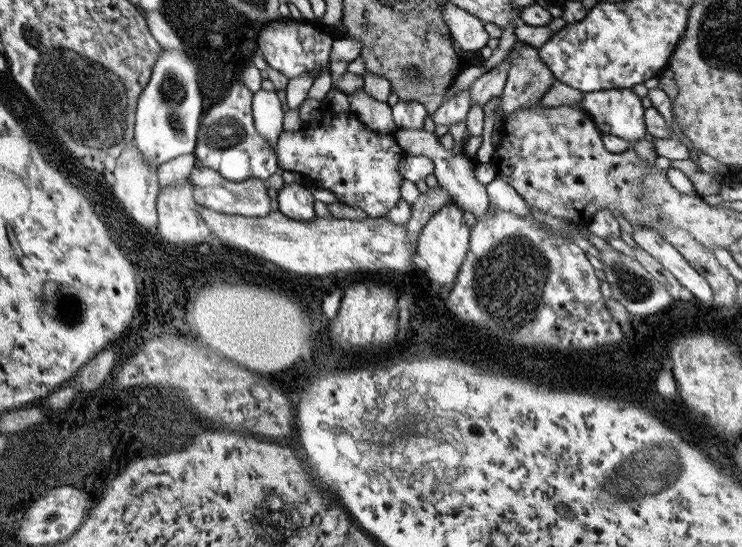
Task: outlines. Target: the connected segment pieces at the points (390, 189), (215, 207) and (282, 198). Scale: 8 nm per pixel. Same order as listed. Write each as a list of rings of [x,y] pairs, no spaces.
[[[324,108],[317,127],[303,126],[299,131],[282,131],[278,136],[277,150],[282,169],[299,172],[315,186],[322,190],[334,192],[340,203],[360,208],[370,217],[384,217],[401,199],[400,183],[402,175],[399,171],[400,161],[406,152],[395,139],[395,133],[384,134],[368,128],[353,113],[336,112],[332,108]]]
[[[194,167],[191,172],[191,183],[195,203],[214,212],[245,217],[263,217],[272,208],[272,196],[268,194],[267,181],[249,178],[242,182],[232,182],[226,180],[219,172],[211,168]]]
[[[284,183],[278,194],[278,211],[294,220],[307,221],[317,217],[314,196],[307,186]]]

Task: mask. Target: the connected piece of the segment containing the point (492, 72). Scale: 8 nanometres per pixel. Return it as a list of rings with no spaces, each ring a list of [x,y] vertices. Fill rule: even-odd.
[[[504,59],[472,83],[469,88],[472,104],[478,103],[483,107],[490,98],[499,97],[503,93],[510,65],[511,62]]]

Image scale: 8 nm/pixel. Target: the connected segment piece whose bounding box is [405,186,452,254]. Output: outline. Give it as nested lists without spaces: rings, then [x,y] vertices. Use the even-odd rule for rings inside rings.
[[[442,186],[438,189],[430,189],[427,195],[416,199],[416,202],[411,204],[411,217],[405,224],[410,242],[417,253],[417,240],[420,236],[420,231],[424,225],[432,218],[435,212],[438,212],[446,203],[452,202],[449,197],[449,192]]]

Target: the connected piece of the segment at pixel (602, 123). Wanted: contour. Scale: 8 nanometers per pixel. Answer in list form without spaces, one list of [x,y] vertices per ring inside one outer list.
[[[611,88],[584,94],[582,108],[593,118],[602,134],[618,136],[630,144],[648,134],[643,119],[645,108],[631,88]]]

